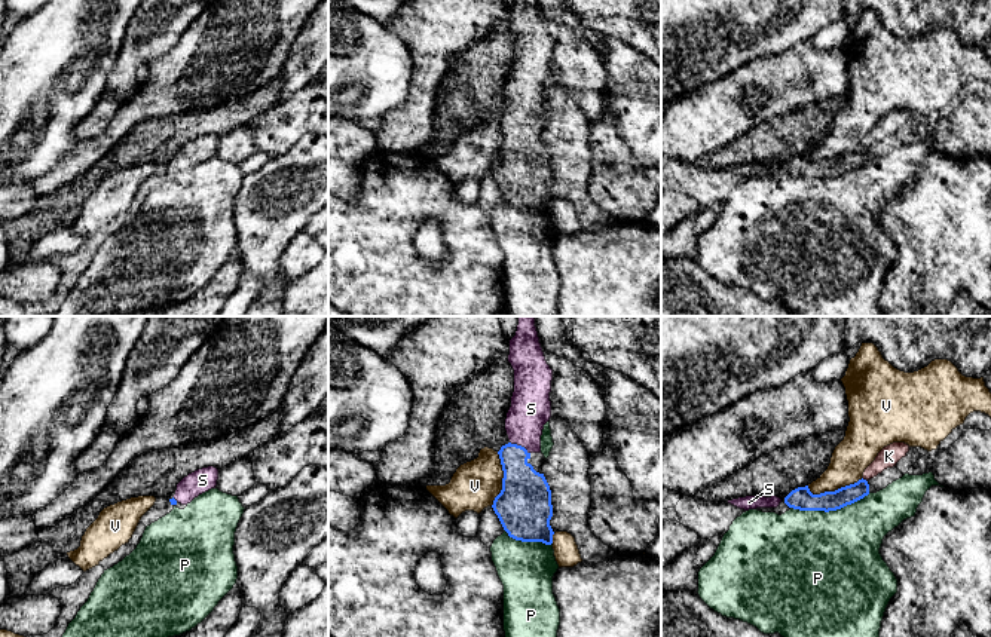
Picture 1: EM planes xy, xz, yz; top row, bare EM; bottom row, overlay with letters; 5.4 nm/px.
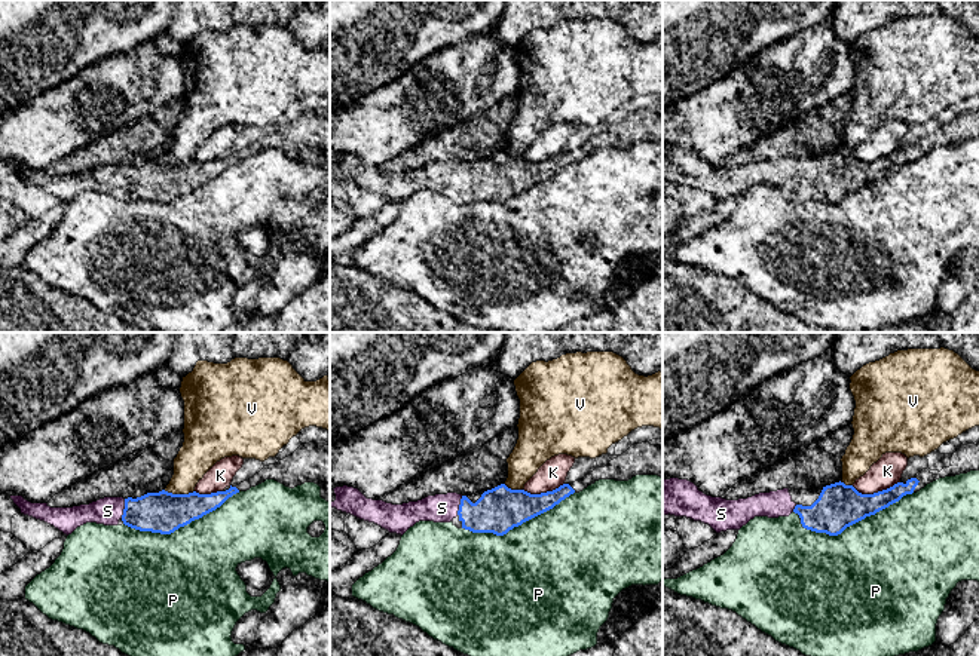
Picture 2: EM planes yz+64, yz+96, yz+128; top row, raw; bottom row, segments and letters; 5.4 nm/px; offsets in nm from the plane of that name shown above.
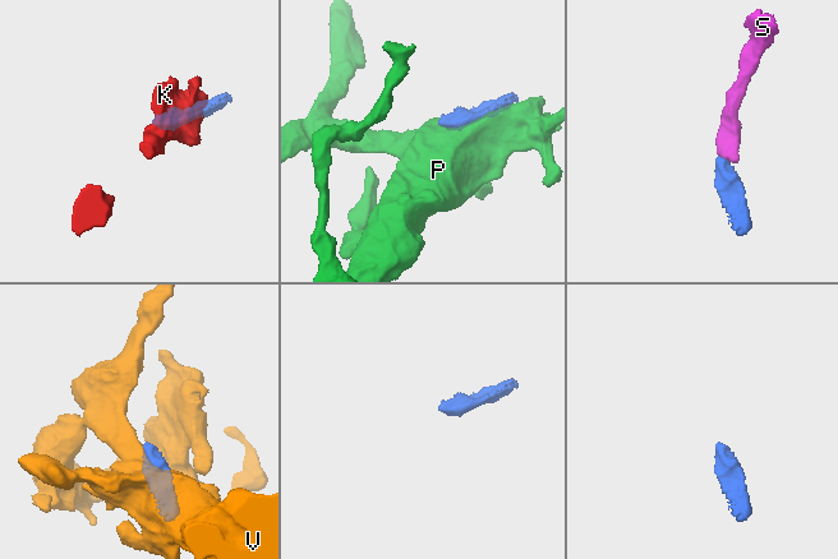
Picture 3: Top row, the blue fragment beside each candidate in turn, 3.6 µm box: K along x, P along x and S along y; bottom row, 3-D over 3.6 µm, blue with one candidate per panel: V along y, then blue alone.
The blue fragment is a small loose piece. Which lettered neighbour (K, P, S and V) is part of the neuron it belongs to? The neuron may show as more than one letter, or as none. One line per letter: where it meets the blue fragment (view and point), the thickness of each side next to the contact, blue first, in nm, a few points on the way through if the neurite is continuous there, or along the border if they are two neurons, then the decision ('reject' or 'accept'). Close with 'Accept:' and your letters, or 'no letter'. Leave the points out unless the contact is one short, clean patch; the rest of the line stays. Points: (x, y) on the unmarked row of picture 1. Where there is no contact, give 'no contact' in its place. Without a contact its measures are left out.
K: contact yz (865, 147); calibres 110 and 110 nm; border yz (862, 144), (866, 149); reject
P: contact yz (829, 177); calibres 120 and 480 nm; reject
S: contact xz (520, 113); calibres 260 and 220 nm; way xz (525, 159), (520, 150), (520, 113), (531, 76); accept
V: contact yz (835, 158); calibres 120 and 200 nm; reject
Accept: S

